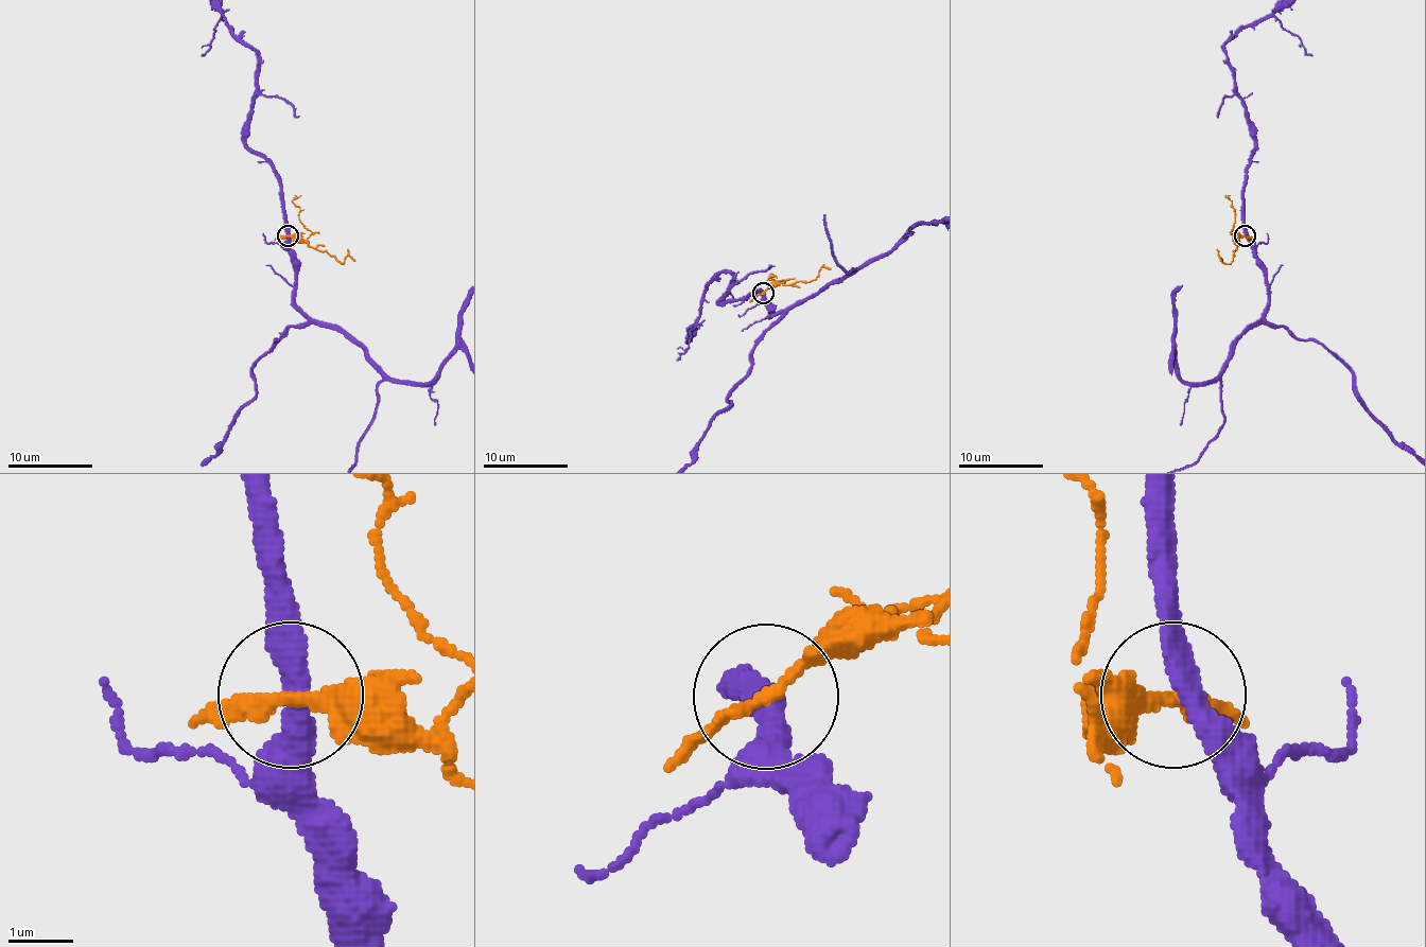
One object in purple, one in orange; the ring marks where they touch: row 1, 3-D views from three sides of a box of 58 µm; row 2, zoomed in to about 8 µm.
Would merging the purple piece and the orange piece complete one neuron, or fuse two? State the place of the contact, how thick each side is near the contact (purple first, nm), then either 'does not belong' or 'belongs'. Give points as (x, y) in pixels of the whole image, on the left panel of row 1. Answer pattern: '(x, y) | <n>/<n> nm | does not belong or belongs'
(288, 235) | 360/200 nm | does not belong

